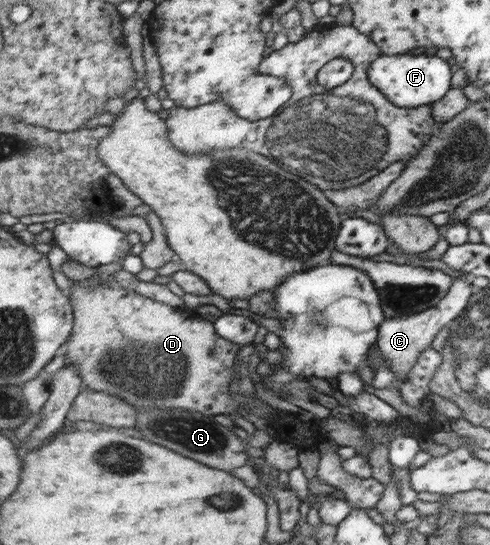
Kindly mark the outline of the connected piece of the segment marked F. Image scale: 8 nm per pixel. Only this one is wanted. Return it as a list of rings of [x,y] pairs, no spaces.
[[[407,52],[398,55],[380,54],[370,65],[368,77],[374,86],[392,104],[402,108],[416,108],[418,105],[438,101],[450,89],[450,69],[438,57],[424,57],[423,52]]]

